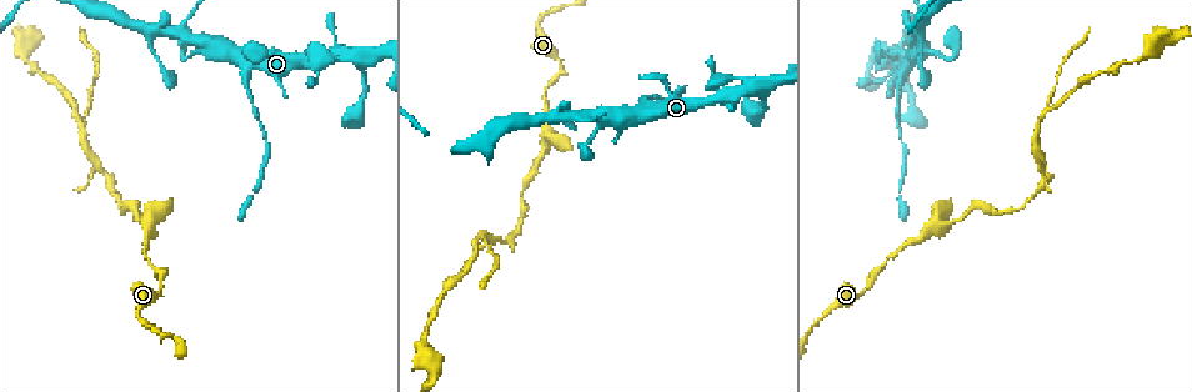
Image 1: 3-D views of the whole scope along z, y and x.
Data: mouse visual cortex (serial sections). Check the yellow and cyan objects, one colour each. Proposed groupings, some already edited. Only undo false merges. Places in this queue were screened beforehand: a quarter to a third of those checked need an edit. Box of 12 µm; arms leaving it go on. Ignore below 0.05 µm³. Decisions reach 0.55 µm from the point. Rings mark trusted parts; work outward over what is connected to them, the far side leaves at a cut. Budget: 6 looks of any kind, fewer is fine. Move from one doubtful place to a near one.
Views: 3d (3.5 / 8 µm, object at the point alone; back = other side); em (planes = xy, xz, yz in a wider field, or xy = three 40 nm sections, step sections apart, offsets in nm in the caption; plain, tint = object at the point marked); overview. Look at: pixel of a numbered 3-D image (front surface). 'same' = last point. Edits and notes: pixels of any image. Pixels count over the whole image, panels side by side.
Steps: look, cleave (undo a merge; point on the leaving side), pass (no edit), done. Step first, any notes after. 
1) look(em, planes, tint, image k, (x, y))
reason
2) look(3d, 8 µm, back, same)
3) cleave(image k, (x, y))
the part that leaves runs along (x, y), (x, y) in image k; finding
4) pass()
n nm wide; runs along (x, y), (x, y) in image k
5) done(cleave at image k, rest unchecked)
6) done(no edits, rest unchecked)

look(3d, 3.5 µm, image 1, (204, 42))
three-way junction

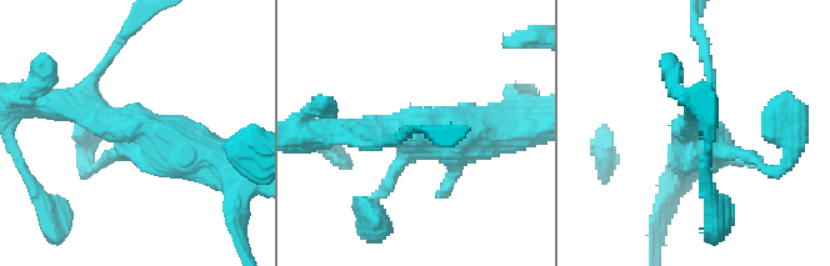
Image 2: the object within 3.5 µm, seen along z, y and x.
look(em, xy, step 5, tint, image 2, (421, 138))
shape alone is not enough

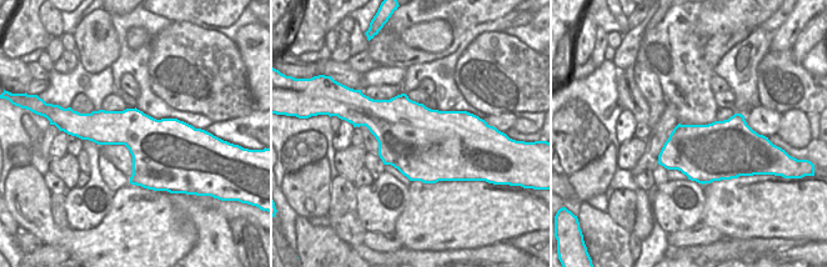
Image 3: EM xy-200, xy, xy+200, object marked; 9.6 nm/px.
pass()
runs along (235, 165), (81, 108) in image 2; one cell here

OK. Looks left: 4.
look(3d, 3.5 µm, image 1, (79, 126))
three-way junction

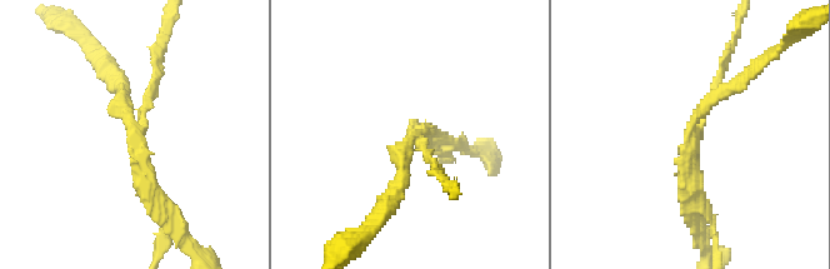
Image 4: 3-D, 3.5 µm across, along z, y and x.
look(em, xy, step 5, tint, image 4, (689, 128))
3 arms; arms of 100, 150, 250 nm

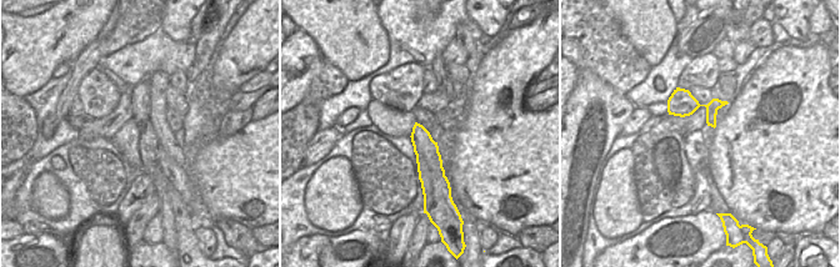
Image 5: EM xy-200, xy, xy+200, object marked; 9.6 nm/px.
look(em, xy, step 2, tint, same)
another direction

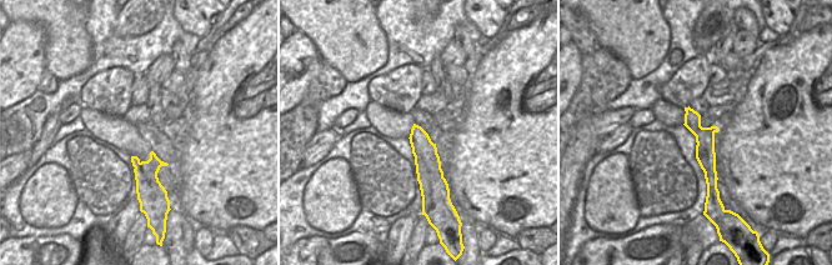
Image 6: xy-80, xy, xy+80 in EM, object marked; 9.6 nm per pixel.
cleave(image 4, (156, 73))
border along (702, 128), (693, 134) in image 6; two cells meet here

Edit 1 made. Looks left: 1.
done(cleave at image 4, rest unchecked)

